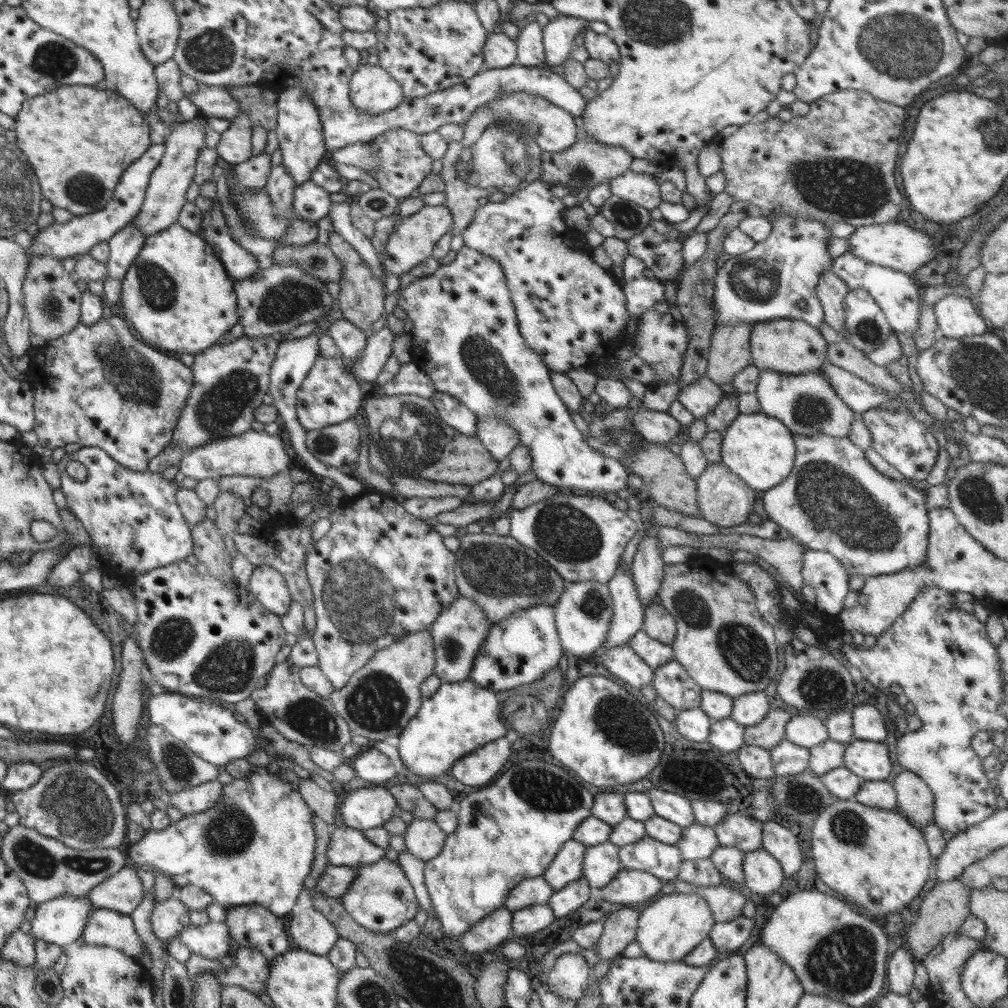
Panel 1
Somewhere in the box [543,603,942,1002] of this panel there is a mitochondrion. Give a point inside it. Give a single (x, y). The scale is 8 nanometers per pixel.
(845, 962)

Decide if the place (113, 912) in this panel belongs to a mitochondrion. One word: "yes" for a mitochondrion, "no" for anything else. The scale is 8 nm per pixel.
no

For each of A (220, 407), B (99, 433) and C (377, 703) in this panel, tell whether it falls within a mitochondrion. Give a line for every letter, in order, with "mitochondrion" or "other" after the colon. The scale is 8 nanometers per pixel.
A: mitochondrion
B: other
C: mitochondrion

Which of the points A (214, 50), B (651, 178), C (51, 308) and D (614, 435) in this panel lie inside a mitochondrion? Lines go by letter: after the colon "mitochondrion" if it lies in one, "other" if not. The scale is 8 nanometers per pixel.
A: mitochondrion
B: other
C: mitochondrion
D: mitochondrion

